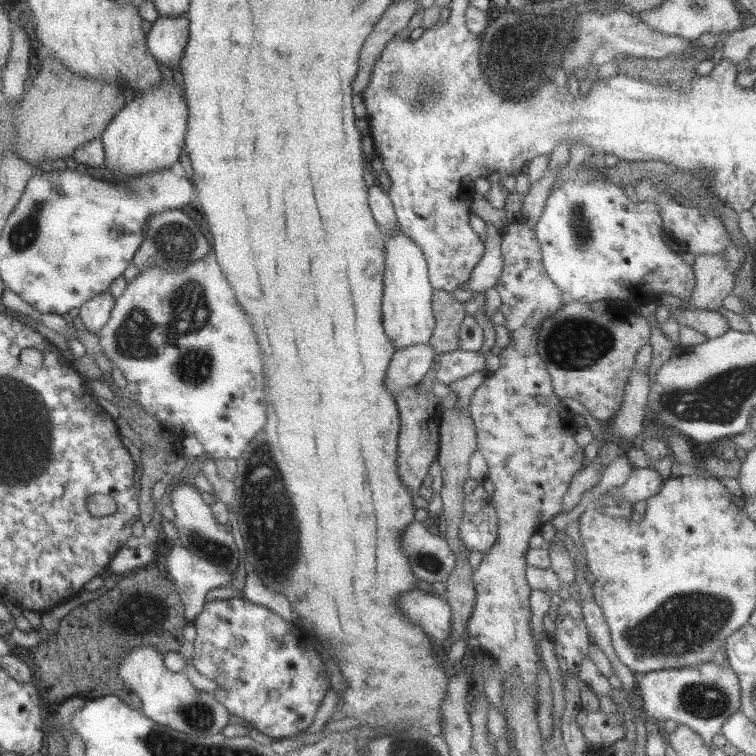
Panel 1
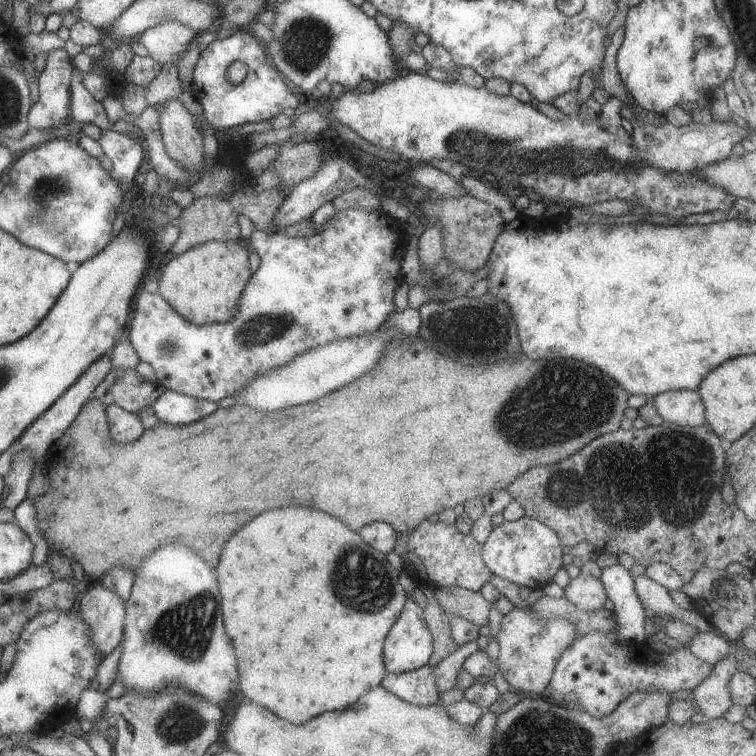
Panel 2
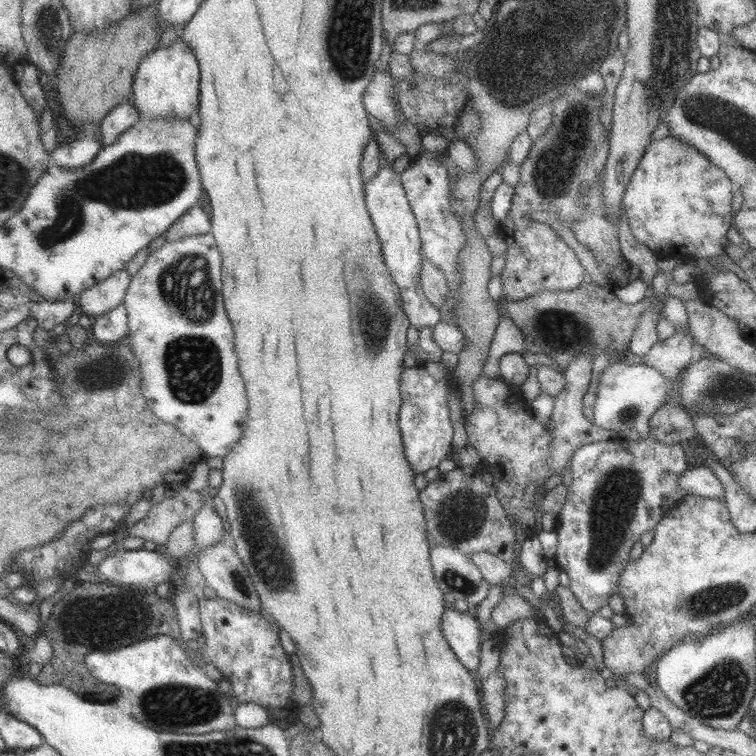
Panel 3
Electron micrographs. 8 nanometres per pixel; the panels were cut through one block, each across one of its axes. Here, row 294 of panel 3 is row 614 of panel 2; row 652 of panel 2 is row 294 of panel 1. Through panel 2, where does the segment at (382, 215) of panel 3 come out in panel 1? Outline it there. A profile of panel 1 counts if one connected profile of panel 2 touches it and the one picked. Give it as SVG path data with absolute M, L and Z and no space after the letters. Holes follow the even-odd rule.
M397 227L386 238L385 270L382 281L381 318L387 340L395 349L413 344L428 344L434 329L433 288L429 283L427 263L420 248Z

